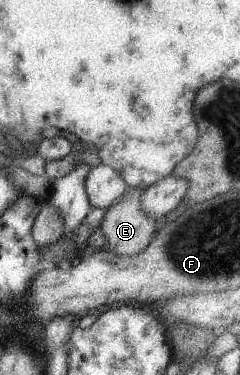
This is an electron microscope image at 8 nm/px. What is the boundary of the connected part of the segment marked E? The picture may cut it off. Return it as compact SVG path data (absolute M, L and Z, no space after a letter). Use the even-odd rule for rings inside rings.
M127 187L120 200L109 206L99 225L103 237L105 237L104 248L113 251L117 255L132 256L139 253L156 233L155 220L149 219L141 211L141 193L143 189L137 187Z

